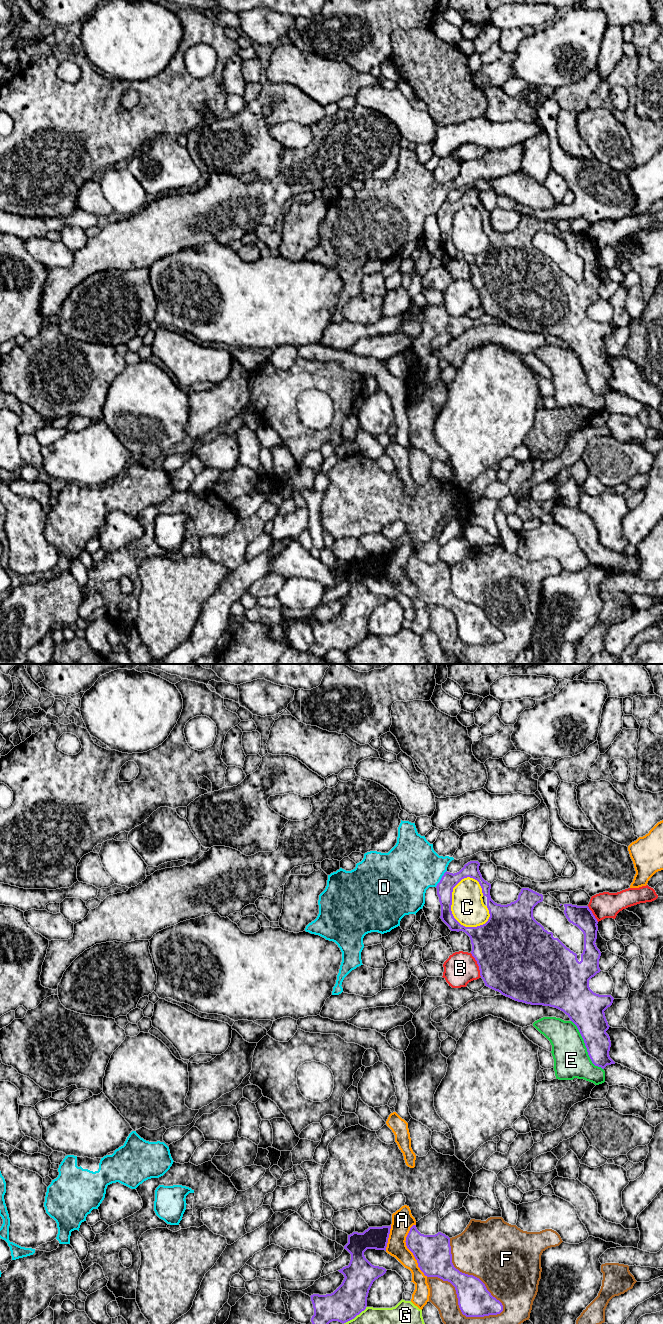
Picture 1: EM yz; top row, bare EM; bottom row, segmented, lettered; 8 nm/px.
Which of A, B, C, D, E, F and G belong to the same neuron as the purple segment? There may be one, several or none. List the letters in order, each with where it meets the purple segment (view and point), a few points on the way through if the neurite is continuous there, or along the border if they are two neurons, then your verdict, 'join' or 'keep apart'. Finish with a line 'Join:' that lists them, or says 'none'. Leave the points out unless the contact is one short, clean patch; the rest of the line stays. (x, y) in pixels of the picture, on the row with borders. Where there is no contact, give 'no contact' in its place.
A: contact yz (410, 1250); keep apart
B: contact yz (478, 965); keep apart
C: contact yz (450, 906); keep apart
D: contact yz (441, 878); keep apart
E: contact yz (586, 1047); keep apart
F: contact yz (471, 1275); keep apart
G: contact yz (355, 1316); keep apart
Join: none

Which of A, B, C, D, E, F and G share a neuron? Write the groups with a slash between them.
A / B / C D / E / F / G

